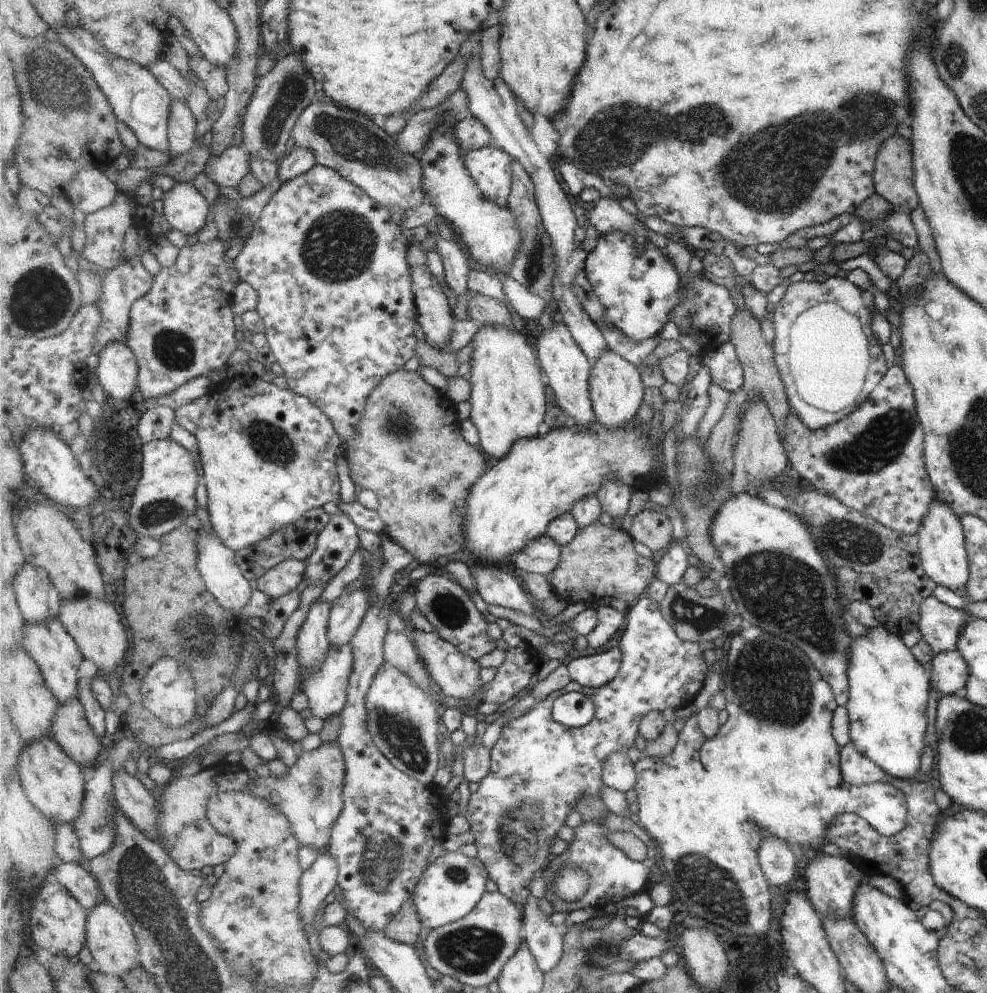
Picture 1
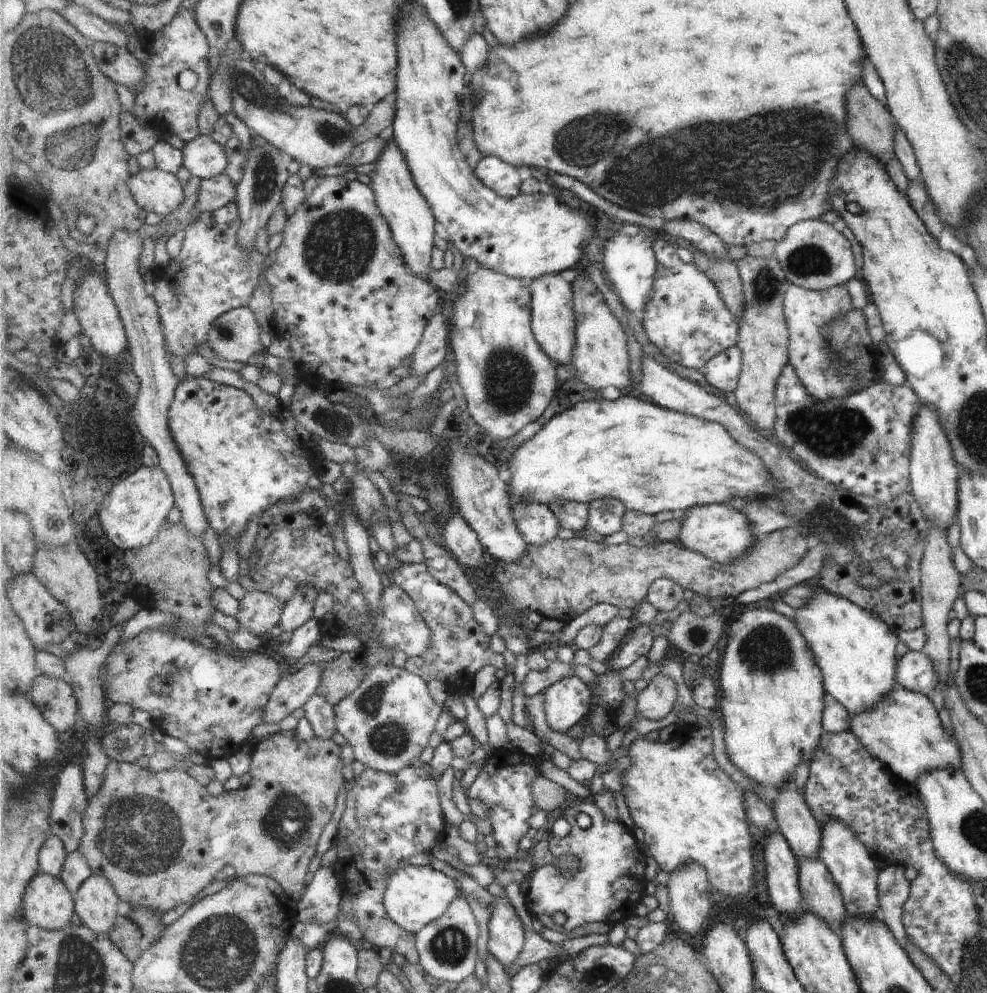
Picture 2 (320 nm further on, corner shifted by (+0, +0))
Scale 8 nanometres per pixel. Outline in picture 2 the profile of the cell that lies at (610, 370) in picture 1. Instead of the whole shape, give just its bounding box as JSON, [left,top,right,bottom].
[571,269,636,390]

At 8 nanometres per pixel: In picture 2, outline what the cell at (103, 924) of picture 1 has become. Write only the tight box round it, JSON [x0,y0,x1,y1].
[73,875,124,933]

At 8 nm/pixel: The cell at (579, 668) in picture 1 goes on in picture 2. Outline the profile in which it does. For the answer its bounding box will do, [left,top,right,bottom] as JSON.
[543,677,594,733]

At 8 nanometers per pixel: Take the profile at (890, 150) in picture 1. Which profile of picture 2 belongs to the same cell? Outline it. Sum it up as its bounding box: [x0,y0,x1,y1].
[844,83,895,164]

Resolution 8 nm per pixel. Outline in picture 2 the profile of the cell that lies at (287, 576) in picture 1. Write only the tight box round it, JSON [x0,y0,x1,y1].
[236,590,285,636]

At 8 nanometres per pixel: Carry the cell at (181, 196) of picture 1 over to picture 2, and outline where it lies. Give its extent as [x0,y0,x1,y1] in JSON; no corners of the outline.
[130,169,185,216]

